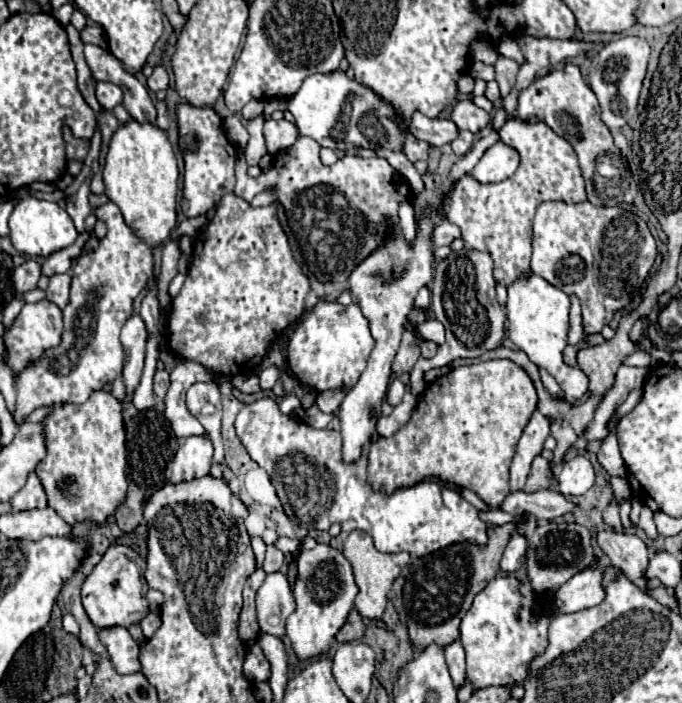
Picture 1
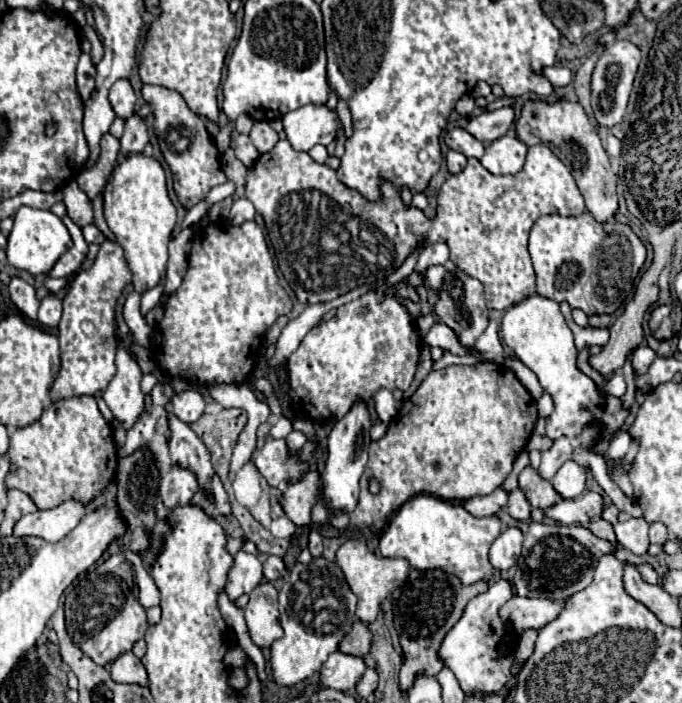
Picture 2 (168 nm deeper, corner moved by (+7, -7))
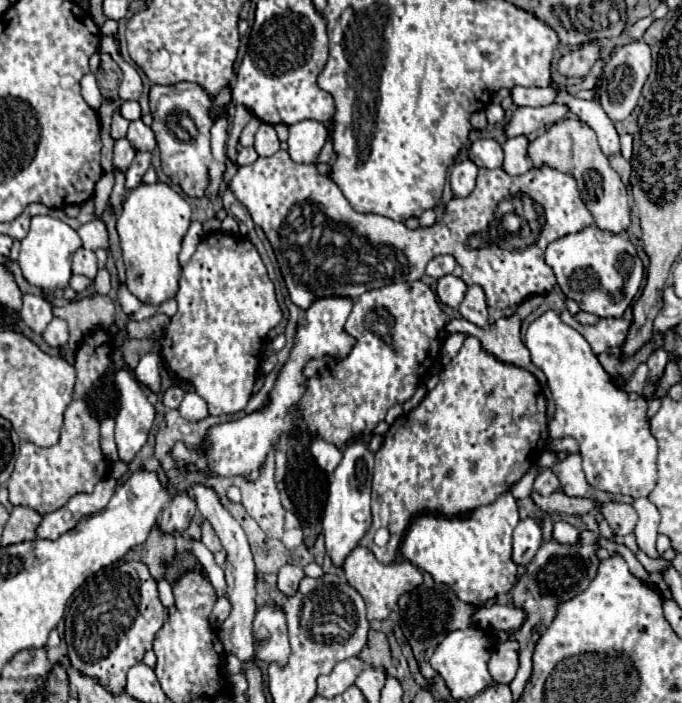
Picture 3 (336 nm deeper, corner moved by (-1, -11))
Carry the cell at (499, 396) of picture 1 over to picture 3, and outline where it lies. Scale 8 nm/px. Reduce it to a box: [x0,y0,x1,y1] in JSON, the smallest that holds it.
[361,336,547,564]

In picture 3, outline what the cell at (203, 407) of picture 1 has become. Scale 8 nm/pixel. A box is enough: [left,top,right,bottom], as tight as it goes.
[179,392,209,422]

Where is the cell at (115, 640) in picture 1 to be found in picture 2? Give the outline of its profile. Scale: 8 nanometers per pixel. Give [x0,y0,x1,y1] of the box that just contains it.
[109,652,147,686]

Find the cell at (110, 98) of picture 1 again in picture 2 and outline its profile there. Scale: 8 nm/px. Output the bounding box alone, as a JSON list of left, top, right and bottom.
[109,80,135,118]

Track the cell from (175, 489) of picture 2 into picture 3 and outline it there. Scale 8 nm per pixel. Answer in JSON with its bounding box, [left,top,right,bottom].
[157,496,197,536]

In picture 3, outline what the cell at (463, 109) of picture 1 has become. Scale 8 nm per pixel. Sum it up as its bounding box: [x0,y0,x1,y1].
[507,104,569,138]

